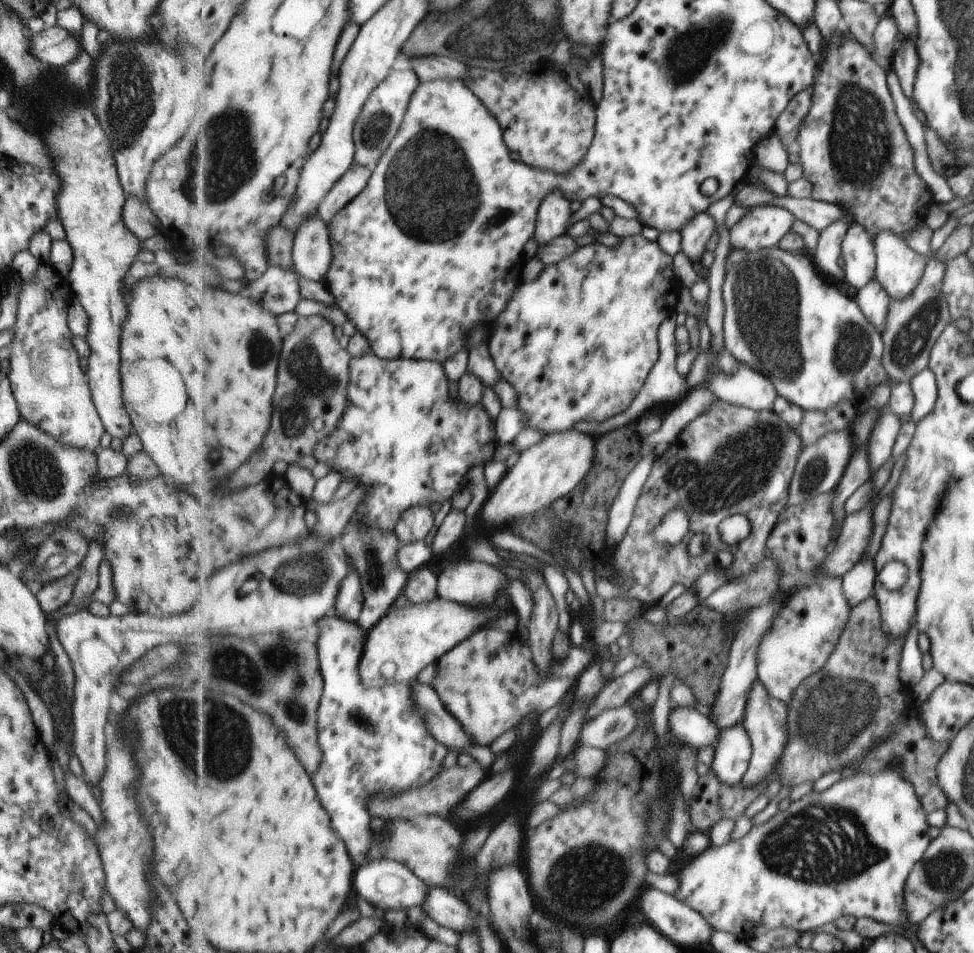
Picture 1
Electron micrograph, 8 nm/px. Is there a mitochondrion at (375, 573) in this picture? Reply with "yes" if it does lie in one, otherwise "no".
yes

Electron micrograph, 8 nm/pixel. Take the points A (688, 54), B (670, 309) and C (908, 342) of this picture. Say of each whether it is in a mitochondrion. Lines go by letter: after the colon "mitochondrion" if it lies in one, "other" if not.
A: mitochondrion
B: other
C: mitochondrion

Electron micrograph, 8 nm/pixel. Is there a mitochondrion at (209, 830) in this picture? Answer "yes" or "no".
no

